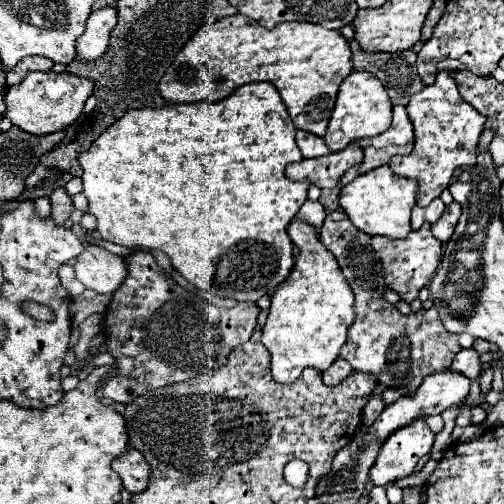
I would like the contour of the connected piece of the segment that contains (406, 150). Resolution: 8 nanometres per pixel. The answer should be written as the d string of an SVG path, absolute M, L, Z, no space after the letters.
M402 105L394 107L394 121L388 131L372 139L360 139L358 145L364 151L364 161L360 163L360 173L372 171L388 163L394 155L410 155L414 147L414 129Z

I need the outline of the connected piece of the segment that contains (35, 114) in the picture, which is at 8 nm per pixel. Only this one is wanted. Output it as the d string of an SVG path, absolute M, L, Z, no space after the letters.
M34 71L24 77L22 83L12 85L6 93L6 117L20 129L32 135L48 135L54 131L66 129L74 123L84 109L86 99L92 95L94 81L78 77L72 73L54 73L54 71Z

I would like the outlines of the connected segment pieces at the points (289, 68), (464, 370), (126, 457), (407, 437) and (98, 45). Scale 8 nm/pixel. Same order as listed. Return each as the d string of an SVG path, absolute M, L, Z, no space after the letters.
M232 15L198 29L164 73L158 89L170 103L194 103L220 101L246 83L270 81L280 91L294 125L324 137L338 87L350 73L352 51L340 31L300 21L264 29L250 17Z
M462 349L456 355L456 361L452 363L452 371L468 377L468 379L478 379L480 375L480 359L474 349Z
M128 449L124 455L112 461L112 469L122 477L122 485L128 493L146 491L150 479L150 465L144 461L140 451Z
M416 421L416 425L408 425L400 429L400 433L392 433L392 437L380 449L370 473L370 481L384 487L412 475L418 461L430 453L432 443L434 433L428 429L426 421Z
M104 7L92 11L86 21L86 31L76 41L78 55L84 57L84 61L94 61L96 57L100 57L108 47L108 39L116 23L118 23L116 7Z

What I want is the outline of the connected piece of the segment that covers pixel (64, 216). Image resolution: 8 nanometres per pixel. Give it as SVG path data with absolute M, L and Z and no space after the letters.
M58 187L58 189L54 189L50 199L52 199L52 219L60 225L66 223L70 219L70 213L74 211L72 197L66 193L66 189Z

